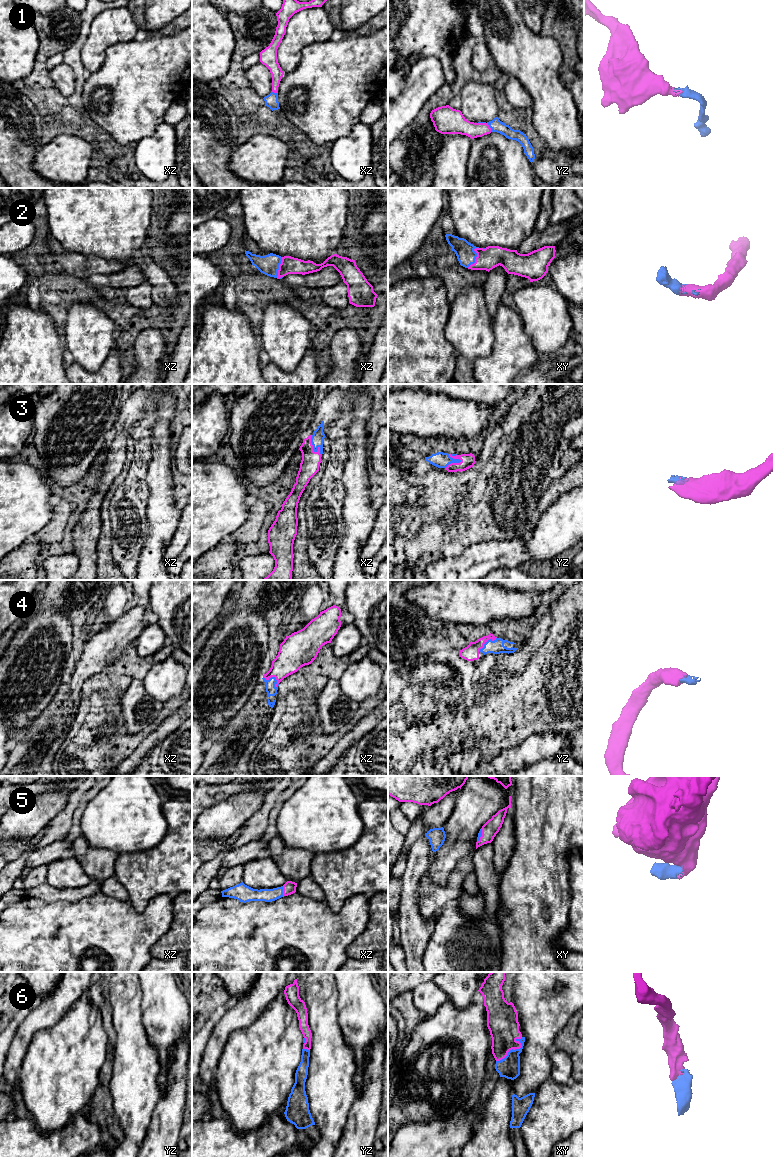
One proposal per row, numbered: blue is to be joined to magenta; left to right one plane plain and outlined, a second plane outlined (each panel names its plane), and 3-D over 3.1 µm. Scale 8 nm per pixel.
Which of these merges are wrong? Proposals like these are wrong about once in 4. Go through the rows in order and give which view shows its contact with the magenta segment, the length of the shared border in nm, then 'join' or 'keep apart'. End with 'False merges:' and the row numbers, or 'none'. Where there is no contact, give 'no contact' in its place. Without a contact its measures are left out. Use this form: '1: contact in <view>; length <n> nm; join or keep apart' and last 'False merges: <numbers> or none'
1: contact in yz; length 90 nm; join
2: contact in xy; length 190 nm; join
3: contact in yz; length 150 nm; join
4: contact in xz; length 150 nm; join
5: contact in xz; length 80 nm; join
6: contact in xy; length 300 nm; join
False merges: none

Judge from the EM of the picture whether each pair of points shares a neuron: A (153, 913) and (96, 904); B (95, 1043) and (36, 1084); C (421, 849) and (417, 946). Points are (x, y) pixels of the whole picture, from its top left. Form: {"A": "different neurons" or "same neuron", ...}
{"A": "same neuron", "B": "same neuron", "C": "same neuron"}

